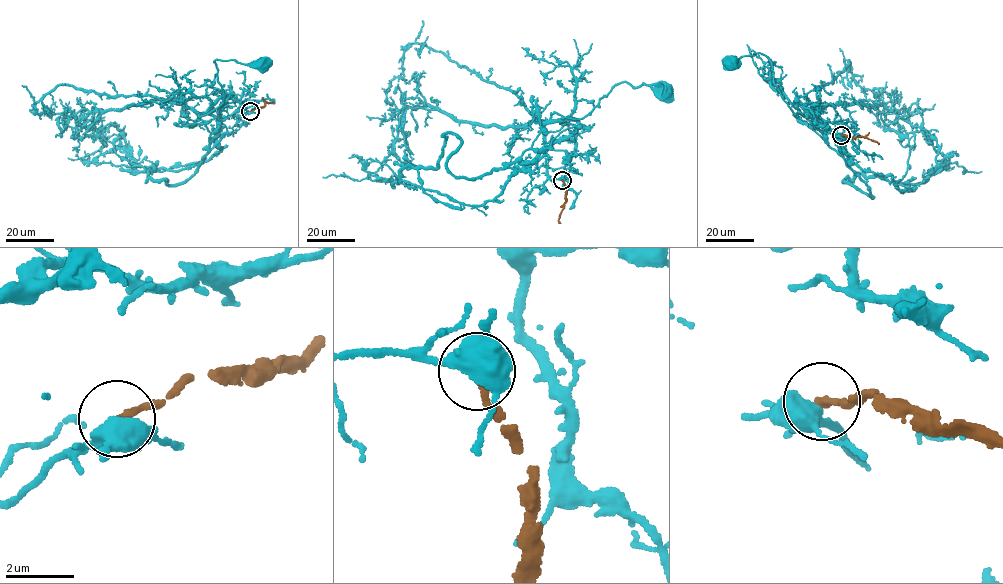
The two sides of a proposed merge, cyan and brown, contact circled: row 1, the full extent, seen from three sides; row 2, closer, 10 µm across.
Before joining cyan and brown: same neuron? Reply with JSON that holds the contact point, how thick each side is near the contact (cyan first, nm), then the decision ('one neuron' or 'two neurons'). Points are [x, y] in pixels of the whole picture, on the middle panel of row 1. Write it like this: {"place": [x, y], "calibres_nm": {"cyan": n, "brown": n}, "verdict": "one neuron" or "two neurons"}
{"place": [562, 180], "calibres_nm": {"cyan": 480, "brown": 240}, "verdict": "two neurons"}

